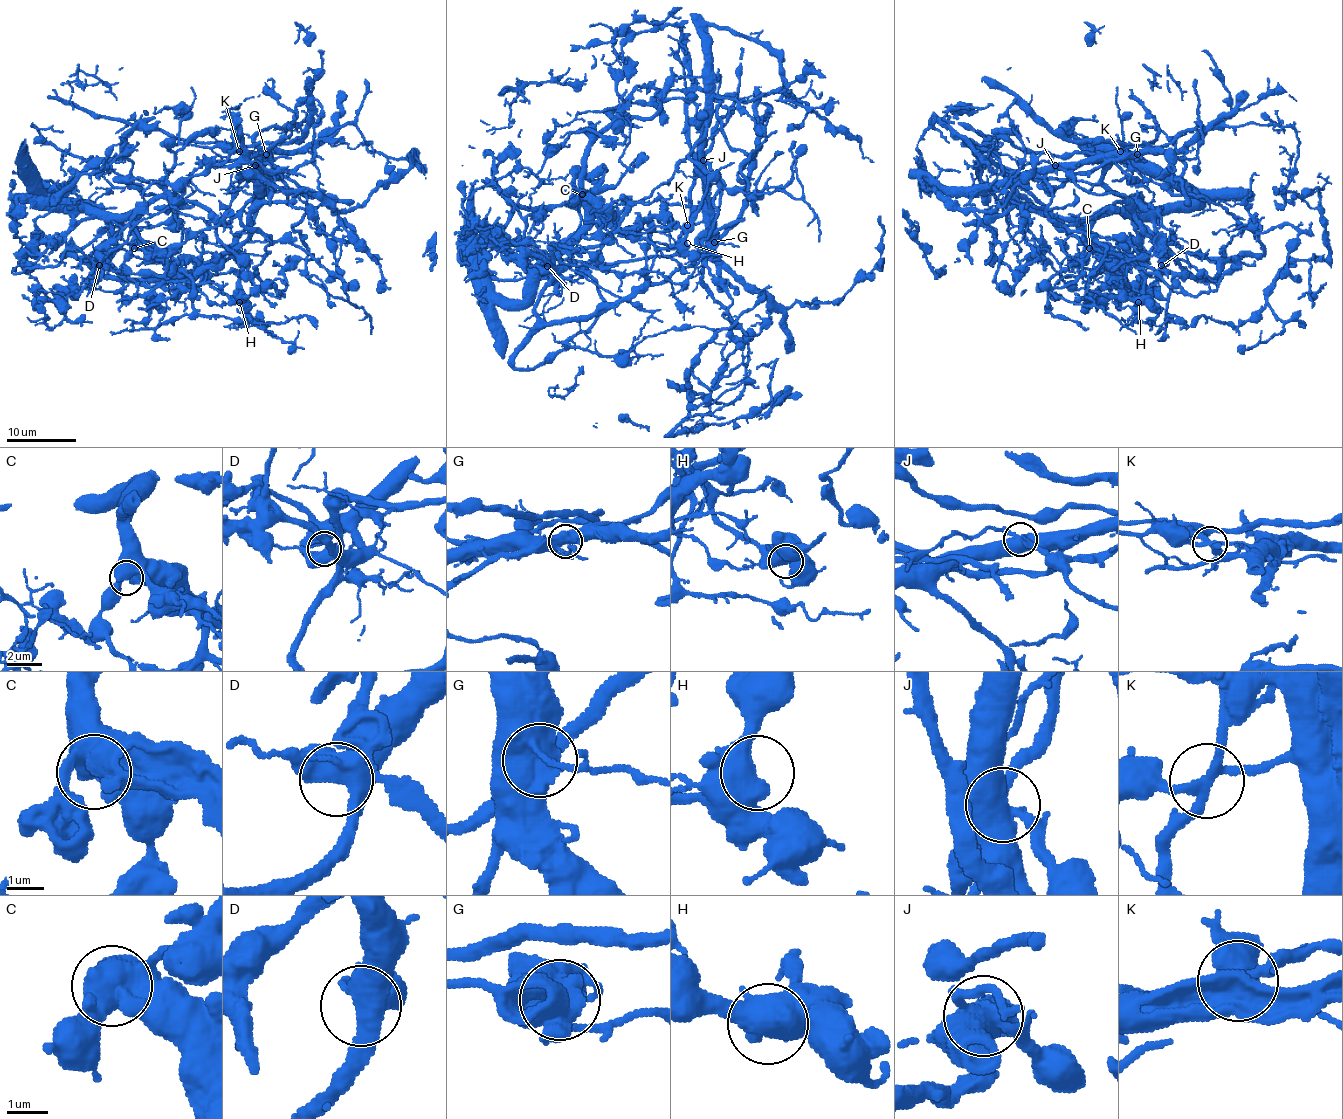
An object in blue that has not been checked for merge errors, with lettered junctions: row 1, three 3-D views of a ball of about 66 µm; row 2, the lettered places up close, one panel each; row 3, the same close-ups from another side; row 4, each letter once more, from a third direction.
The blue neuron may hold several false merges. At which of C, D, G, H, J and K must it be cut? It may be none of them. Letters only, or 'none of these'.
G, J, K

